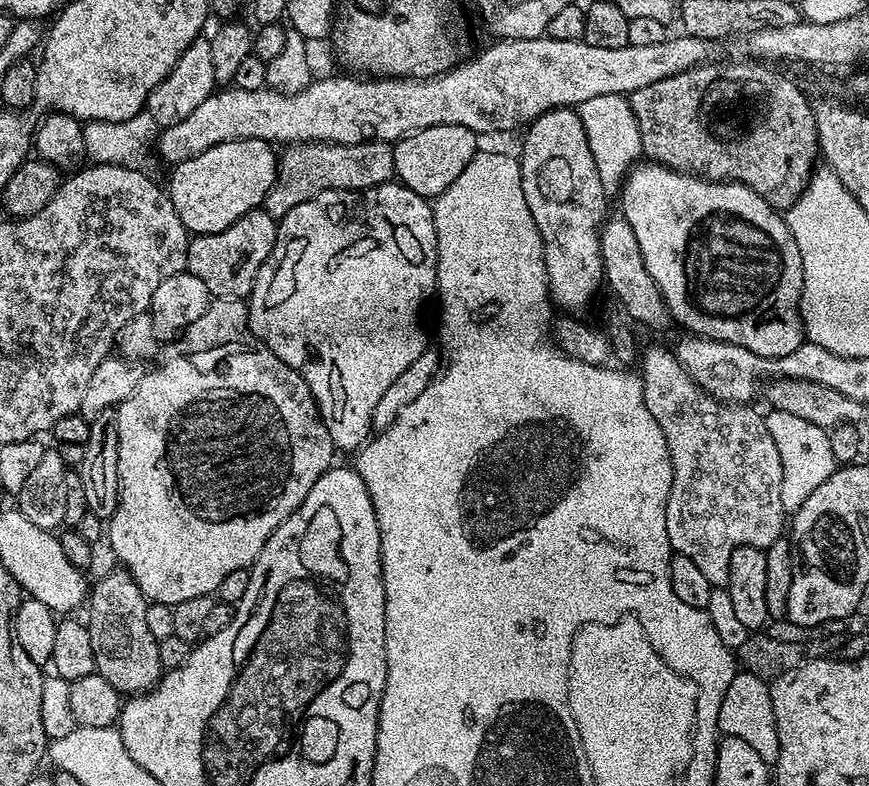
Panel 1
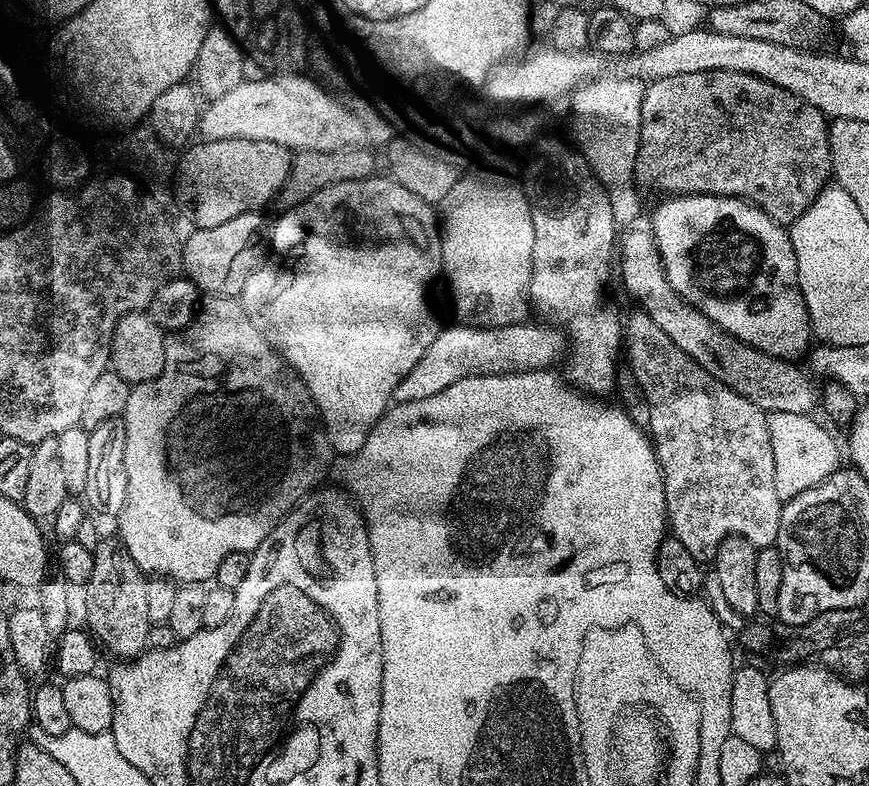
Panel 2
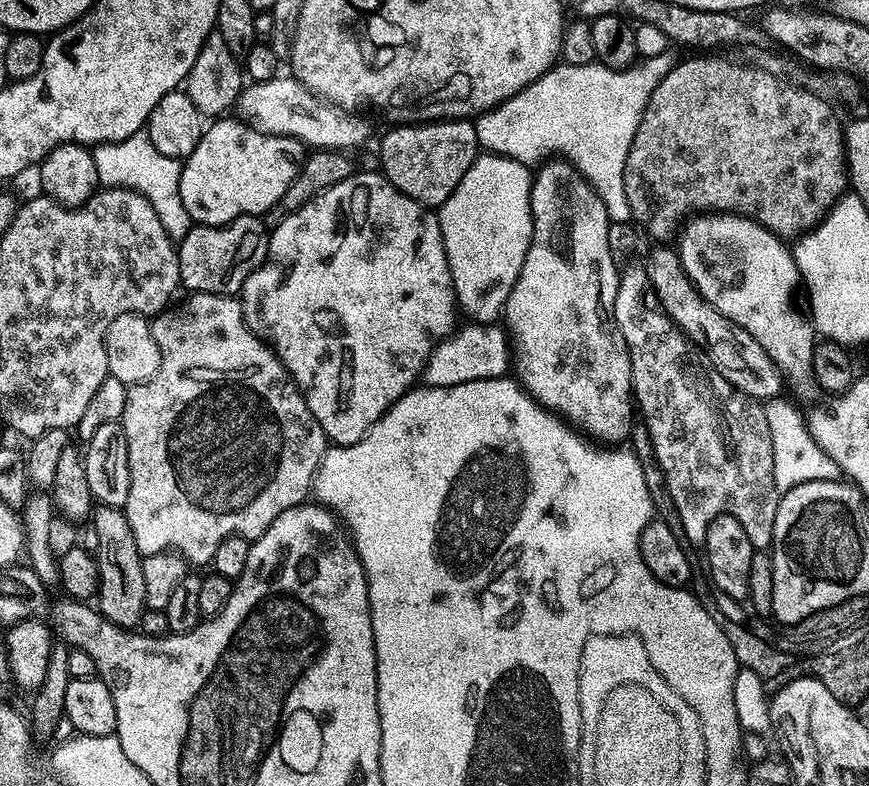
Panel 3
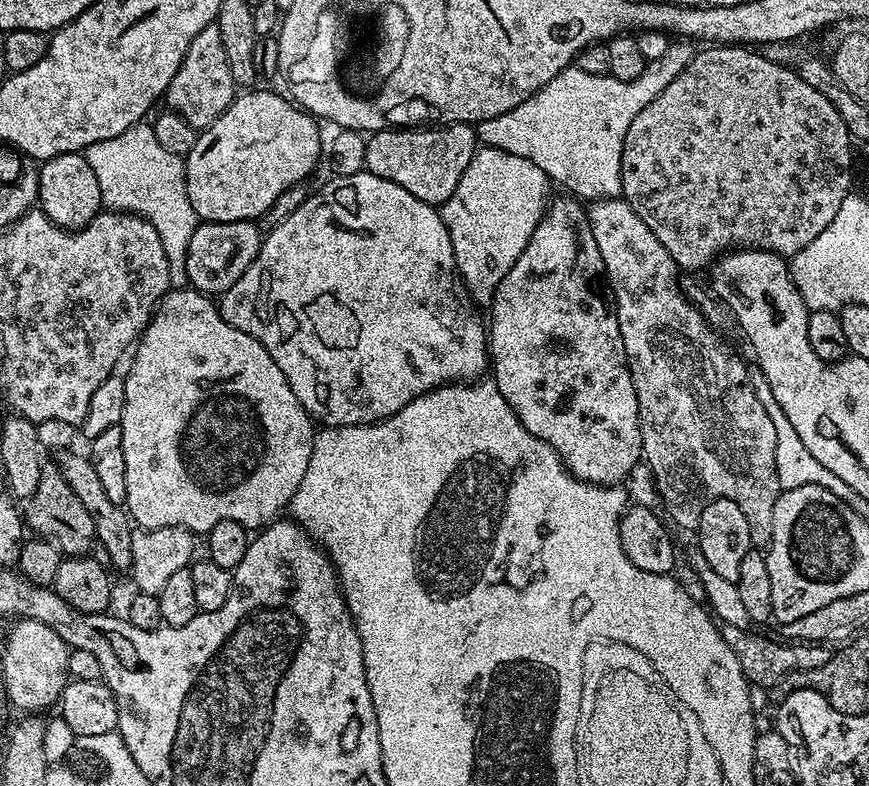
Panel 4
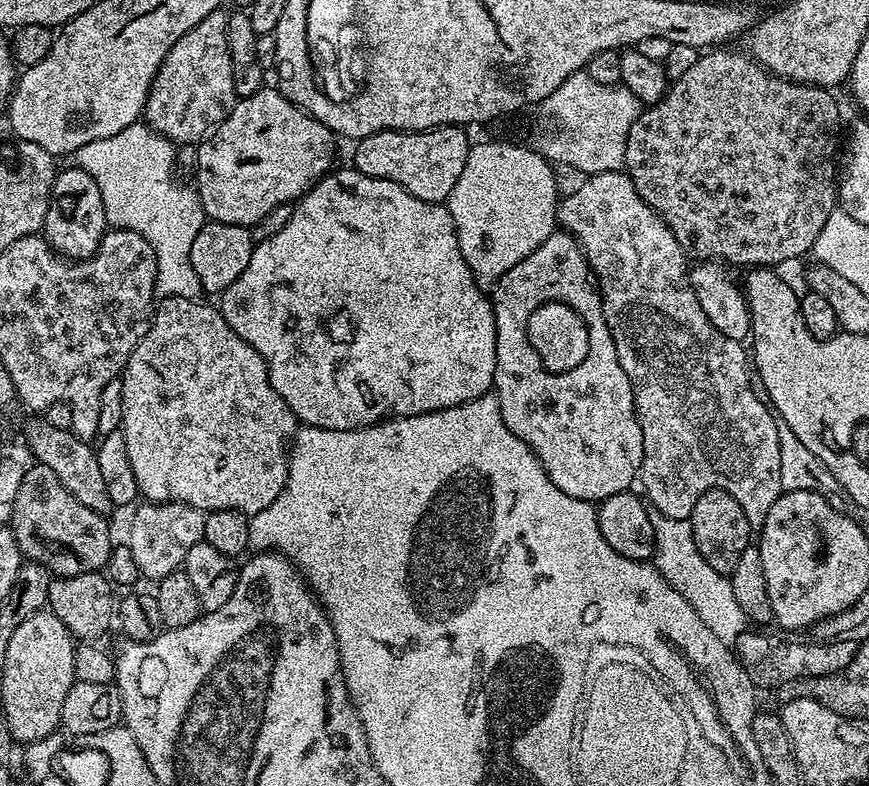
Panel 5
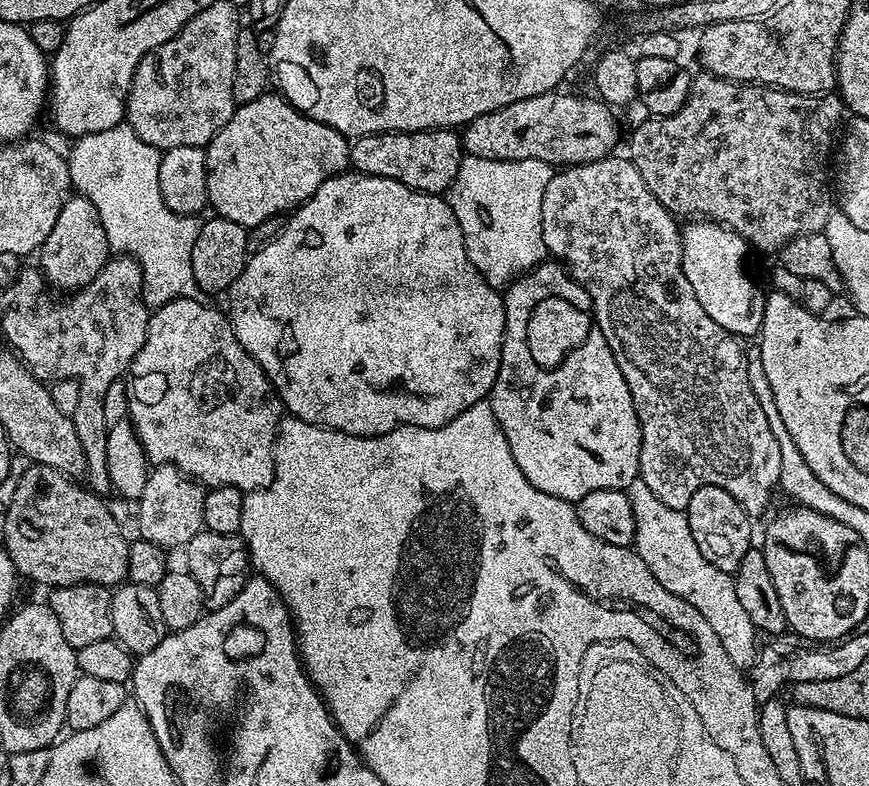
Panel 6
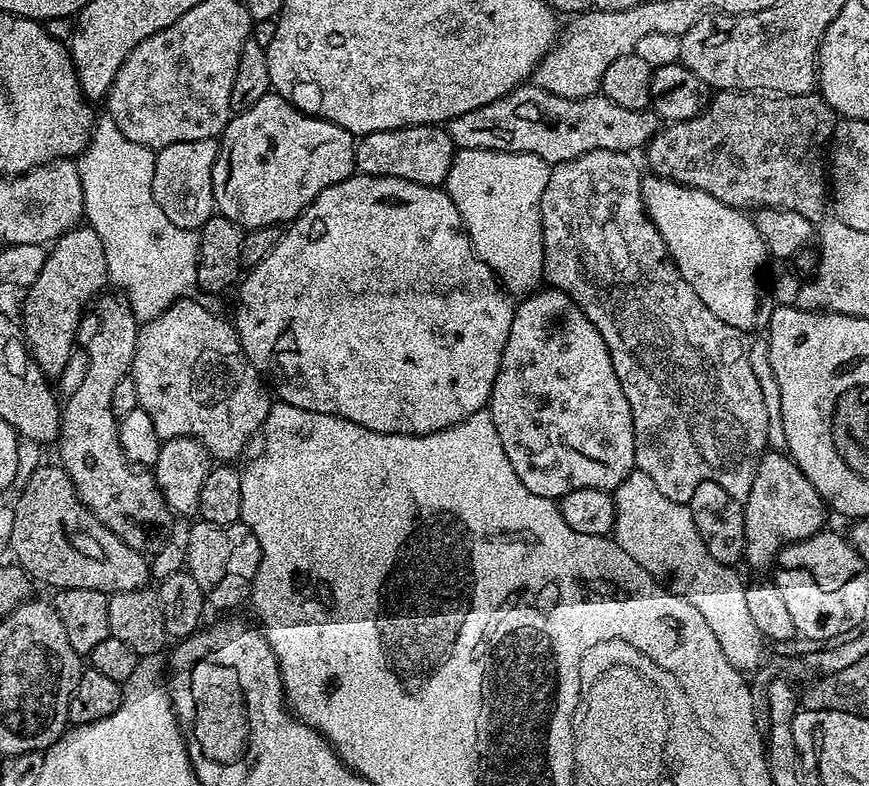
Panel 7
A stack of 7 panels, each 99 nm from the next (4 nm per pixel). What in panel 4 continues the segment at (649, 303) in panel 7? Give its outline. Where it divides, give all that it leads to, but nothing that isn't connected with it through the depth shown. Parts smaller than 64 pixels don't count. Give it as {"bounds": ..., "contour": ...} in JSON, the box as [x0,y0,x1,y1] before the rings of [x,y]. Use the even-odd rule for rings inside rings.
{"bounds":[588,198,782,550],"contour":[[[623,198],[595,201],[588,208],[588,221],[594,230],[594,242],[598,242],[598,254],[602,254],[603,275],[606,280],[608,276],[608,284],[612,287],[613,297],[611,296],[611,299],[614,301],[616,321],[622,330],[622,342],[626,346],[626,358],[634,382],[634,394],[638,398],[640,433],[644,447],[642,460],[645,465],[648,463],[648,468],[652,471],[652,480],[656,483],[657,490],[660,491],[660,500],[664,503],[663,511],[666,516],[666,511],[668,511],[667,519],[673,525],[676,523],[680,528],[694,530],[700,525],[702,510],[710,501],[718,498],[730,498],[730,502],[738,502],[742,514],[746,514],[746,522],[750,522],[750,538],[753,545],[760,550],[767,549],[774,530],[774,502],[778,502],[782,491],[778,482],[778,470],[774,458],[774,446],[778,446],[778,434],[774,434],[774,422],[770,422],[770,414],[766,414],[764,400],[756,393],[756,388],[752,385],[752,376],[748,373],[747,366],[712,333],[715,332],[713,325],[704,319],[699,308],[688,299],[682,284],[680,288],[681,273],[677,269],[674,258],[670,258],[670,254],[666,254],[666,246],[662,246],[662,242],[658,242],[658,238],[654,238],[654,234],[650,234],[650,226],[646,226],[646,222],[642,222],[642,218],[638,218],[638,214],[634,214],[632,207]]]}

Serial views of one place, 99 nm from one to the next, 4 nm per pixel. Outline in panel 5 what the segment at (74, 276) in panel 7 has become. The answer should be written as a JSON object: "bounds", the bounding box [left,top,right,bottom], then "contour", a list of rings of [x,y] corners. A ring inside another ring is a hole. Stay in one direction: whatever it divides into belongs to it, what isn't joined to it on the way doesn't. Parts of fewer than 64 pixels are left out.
{"bounds":[42,166,110,262],"contour":[[[79,166],[71,167],[61,167],[54,178],[42,235],[57,256],[63,256],[69,262],[79,262],[94,255],[110,225],[102,206],[98,182],[94,182],[94,178],[90,178],[90,174]]]}

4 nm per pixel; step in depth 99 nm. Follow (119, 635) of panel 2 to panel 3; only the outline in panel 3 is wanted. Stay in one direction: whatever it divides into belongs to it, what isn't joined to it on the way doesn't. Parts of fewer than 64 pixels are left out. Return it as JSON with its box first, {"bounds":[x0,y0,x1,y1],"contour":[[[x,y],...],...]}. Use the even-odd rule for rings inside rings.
{"bounds":[90,504,146,629],"contour":[[[96,504],[90,513],[90,523],[98,532],[98,548],[94,553],[96,563],[100,565],[98,610],[119,628],[135,629],[139,625],[140,615],[146,610],[146,585],[143,578],[145,557],[138,550],[138,542],[134,542],[134,534],[123,508]]]}

